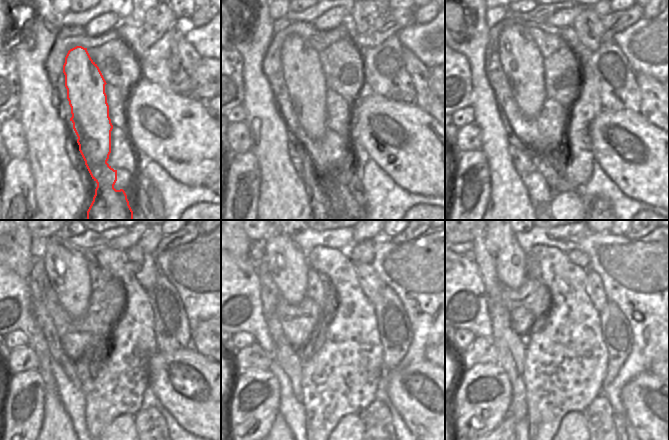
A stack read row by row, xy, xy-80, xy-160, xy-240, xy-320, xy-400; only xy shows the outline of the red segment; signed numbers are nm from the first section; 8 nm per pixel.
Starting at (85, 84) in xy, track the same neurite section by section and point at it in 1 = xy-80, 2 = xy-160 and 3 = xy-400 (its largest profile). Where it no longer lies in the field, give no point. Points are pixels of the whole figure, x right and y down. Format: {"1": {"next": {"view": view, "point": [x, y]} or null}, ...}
{"1": {"next": {"view": "xy-80", "point": [302, 71]}}, "2": {"next": {"view": "xy-160", "point": [521, 60]}}, "3": {"next": {"view": "xy-400", "point": [511, 272]}}}

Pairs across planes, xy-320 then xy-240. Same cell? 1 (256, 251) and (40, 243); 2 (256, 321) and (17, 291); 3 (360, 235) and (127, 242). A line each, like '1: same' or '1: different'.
1: same
2: same
3: same

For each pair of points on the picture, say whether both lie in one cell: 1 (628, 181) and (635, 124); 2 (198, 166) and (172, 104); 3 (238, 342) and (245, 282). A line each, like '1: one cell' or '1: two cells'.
1: one cell
2: one cell
3: two cells

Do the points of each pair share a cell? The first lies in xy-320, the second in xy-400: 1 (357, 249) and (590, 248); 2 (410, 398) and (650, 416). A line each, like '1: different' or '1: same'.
1: different
2: same

